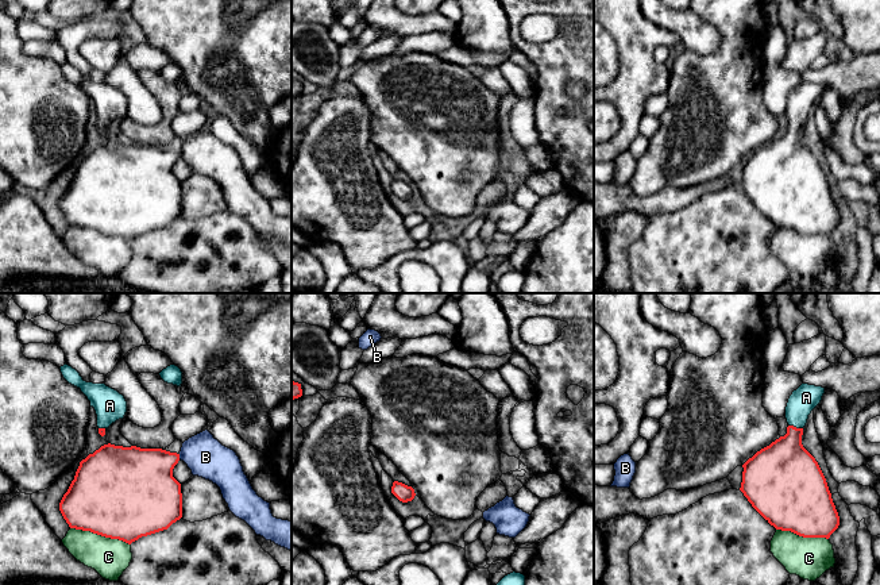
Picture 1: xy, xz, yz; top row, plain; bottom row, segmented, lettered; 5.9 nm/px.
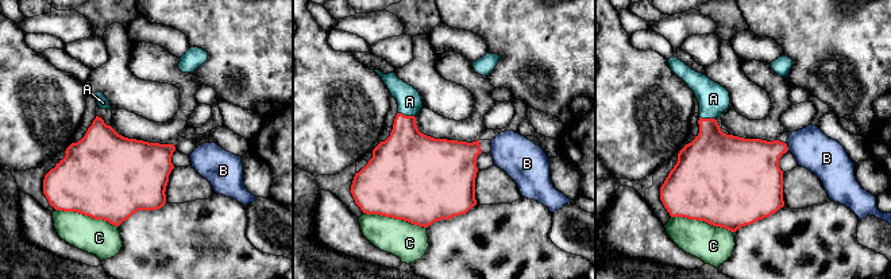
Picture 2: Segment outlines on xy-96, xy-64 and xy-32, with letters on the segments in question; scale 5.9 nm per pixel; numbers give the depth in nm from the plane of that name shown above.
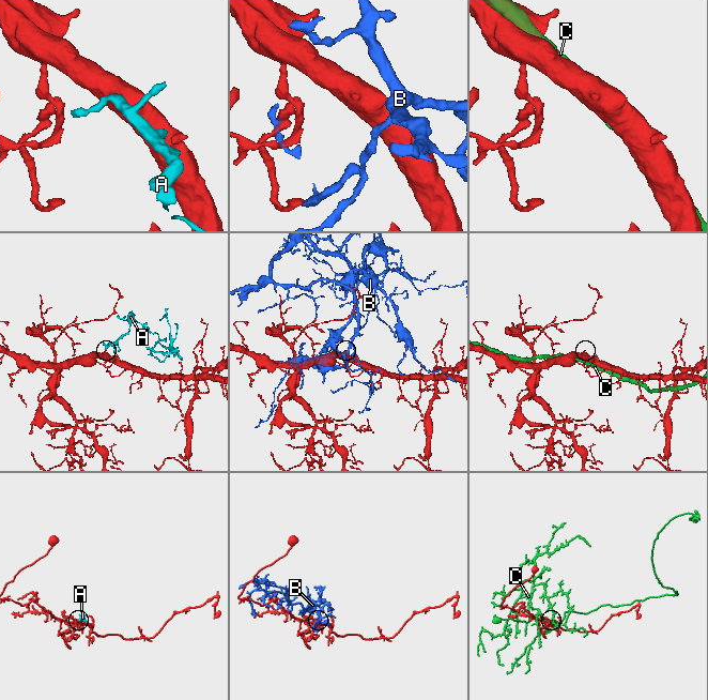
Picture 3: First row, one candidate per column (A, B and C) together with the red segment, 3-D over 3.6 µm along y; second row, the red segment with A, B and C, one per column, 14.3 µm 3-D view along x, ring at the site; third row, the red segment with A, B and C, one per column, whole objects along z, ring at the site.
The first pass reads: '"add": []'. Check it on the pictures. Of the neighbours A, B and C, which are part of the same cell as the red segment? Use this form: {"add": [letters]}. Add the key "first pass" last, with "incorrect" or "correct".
{"add": ["A"], "first pass": "incorrect"}

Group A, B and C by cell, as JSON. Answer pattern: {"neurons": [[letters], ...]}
{"neurons": [["A"], ["B"], ["C"]]}

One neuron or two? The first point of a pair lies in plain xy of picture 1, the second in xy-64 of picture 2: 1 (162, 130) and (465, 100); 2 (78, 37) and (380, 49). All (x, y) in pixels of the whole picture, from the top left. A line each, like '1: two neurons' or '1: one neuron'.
1: two neurons
2: two neurons

